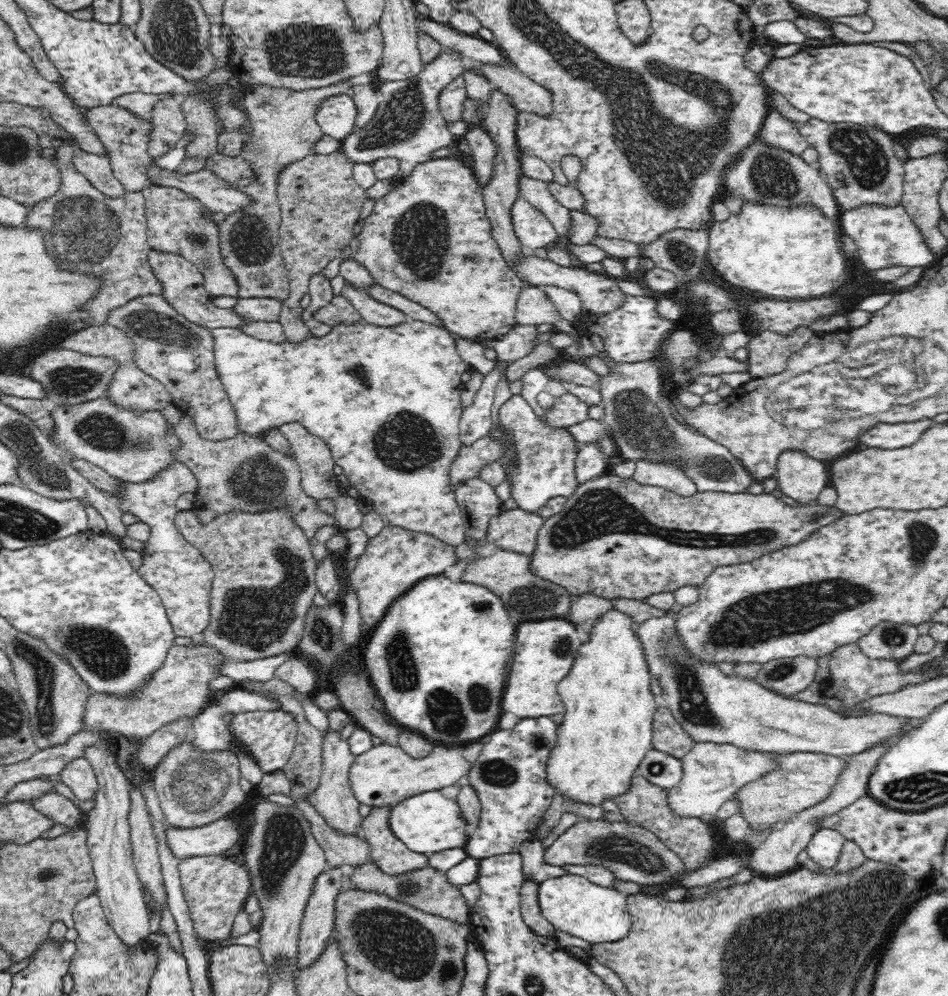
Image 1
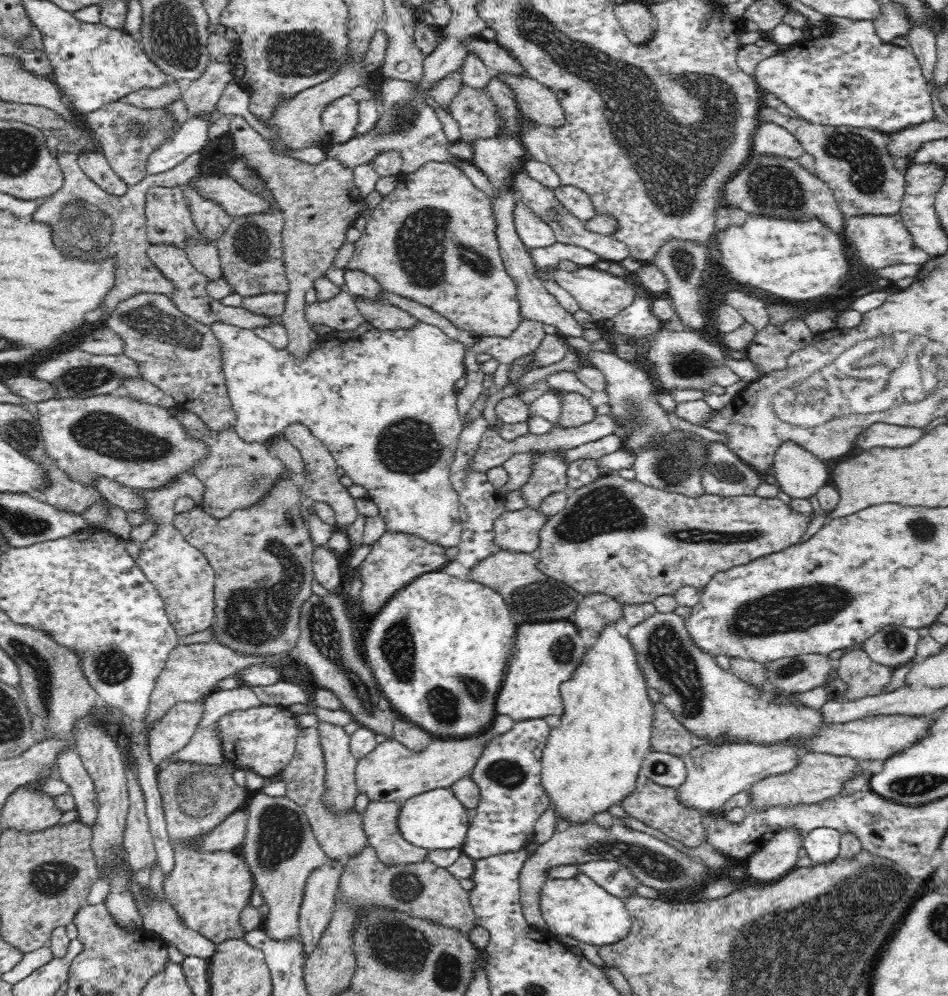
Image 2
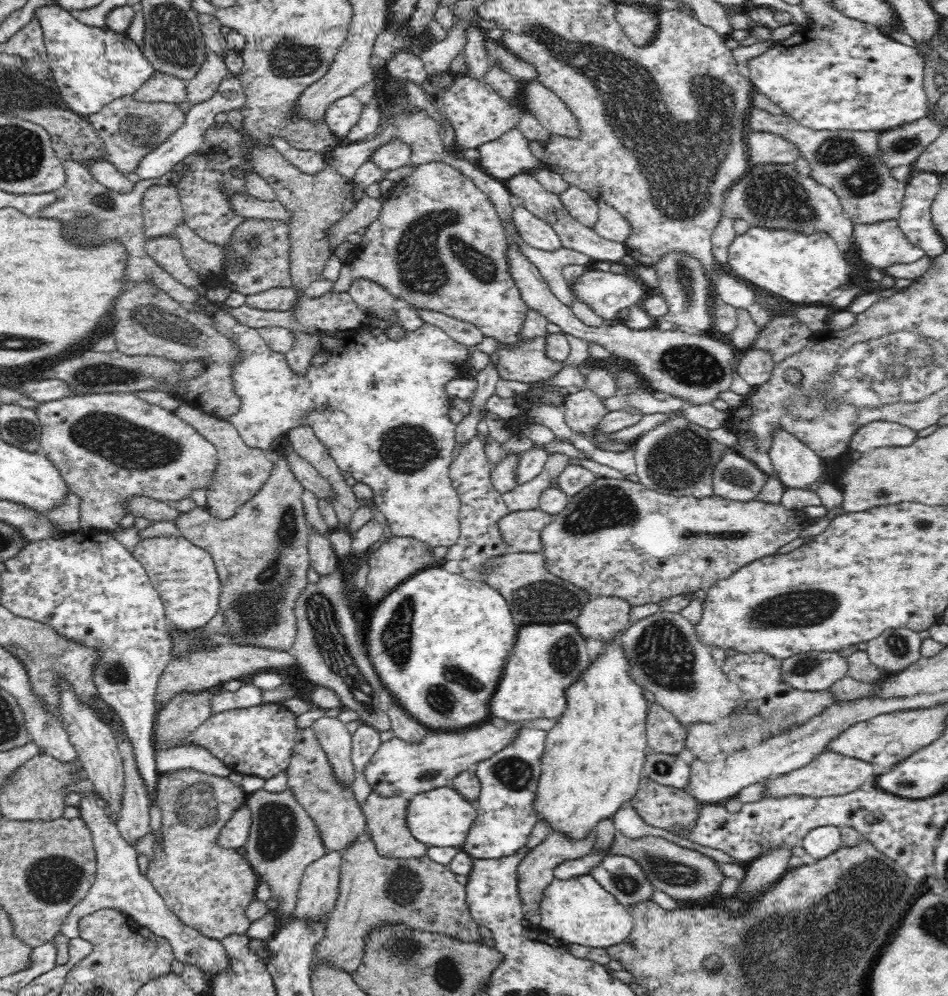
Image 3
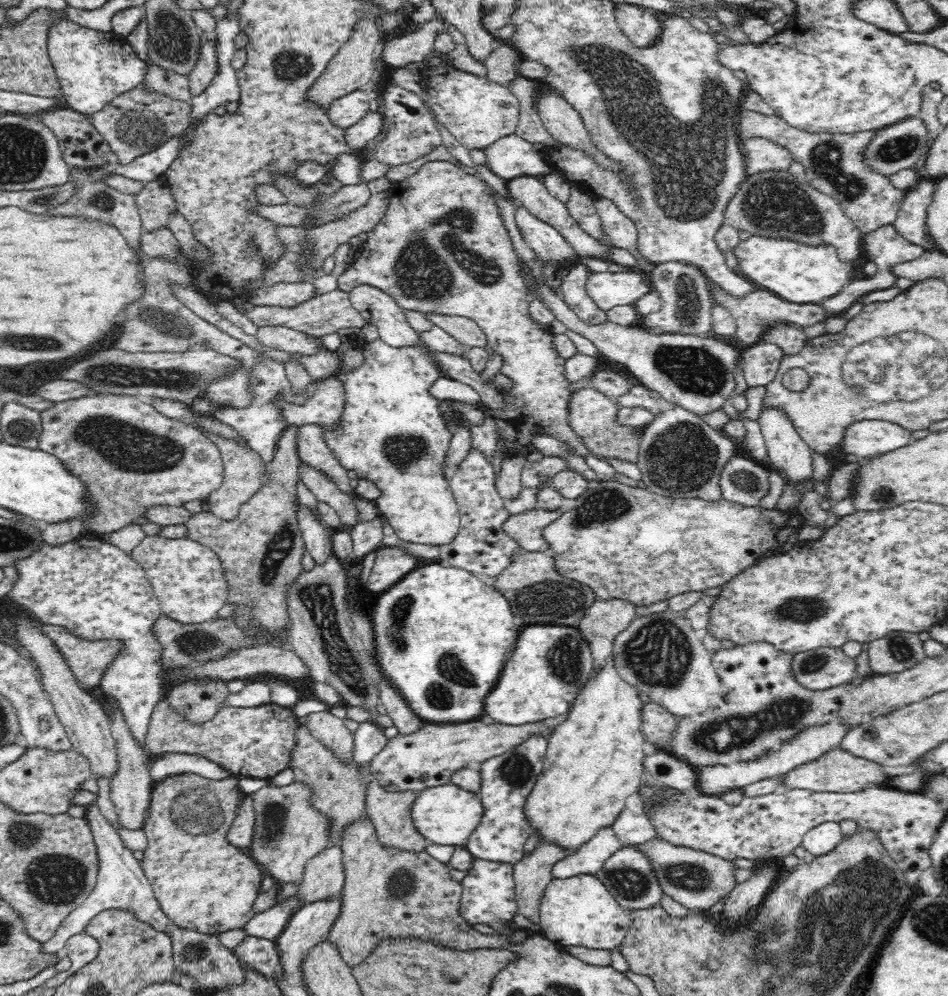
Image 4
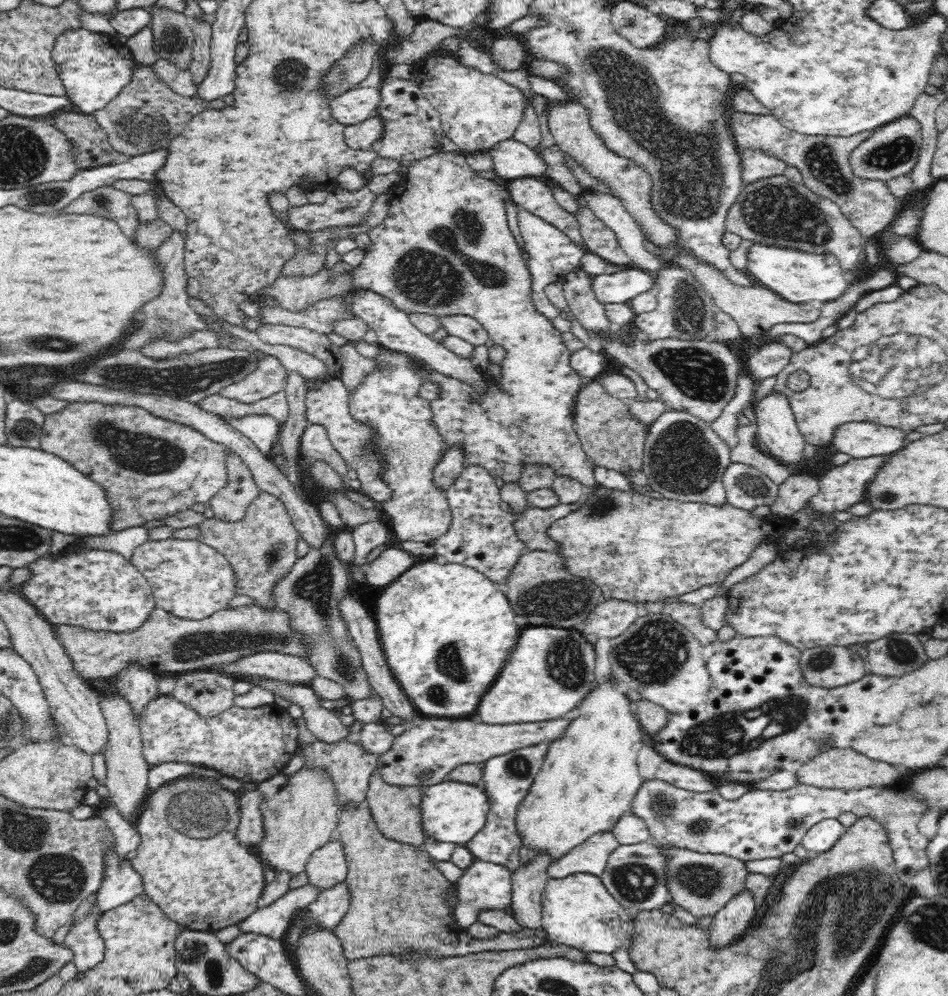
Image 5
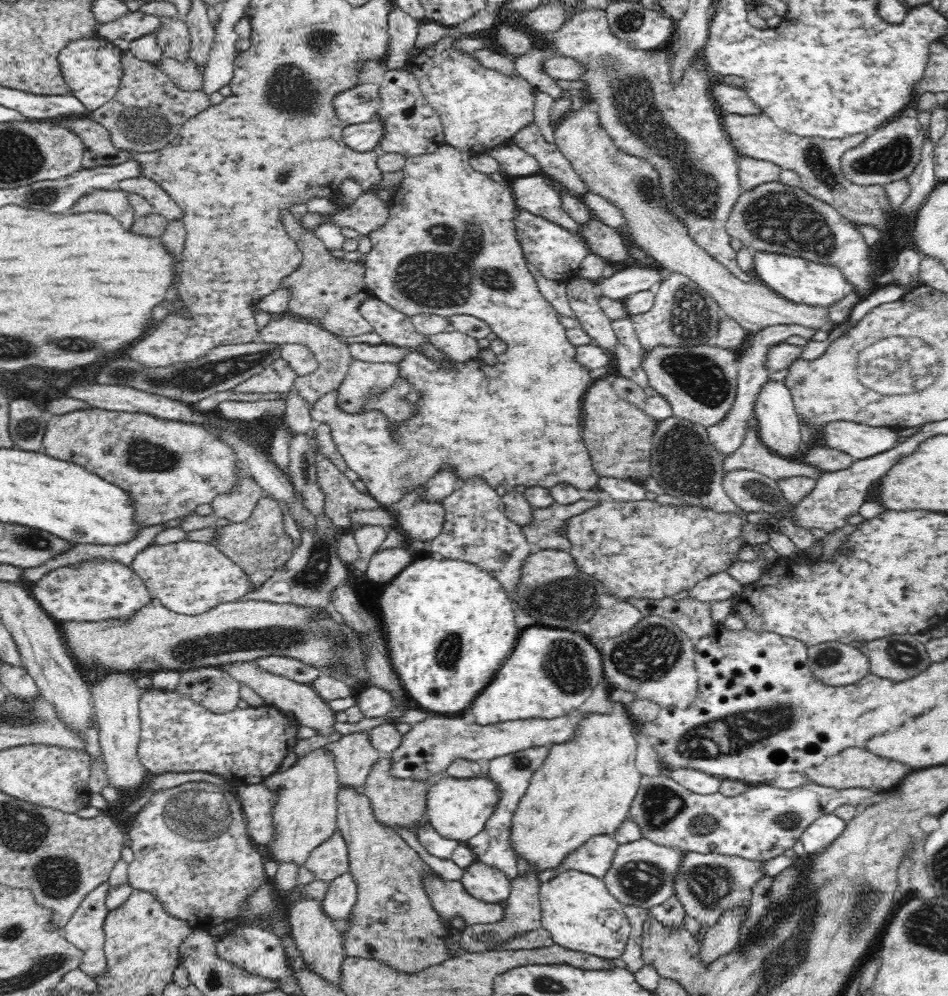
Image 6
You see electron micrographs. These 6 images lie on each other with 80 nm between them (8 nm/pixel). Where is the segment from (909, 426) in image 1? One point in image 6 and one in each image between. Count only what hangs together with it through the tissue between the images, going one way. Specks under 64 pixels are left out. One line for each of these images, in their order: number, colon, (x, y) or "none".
2: (884, 435)
3: (879, 434)
4: (867, 438)
5: (858, 439)
6: (858, 440)

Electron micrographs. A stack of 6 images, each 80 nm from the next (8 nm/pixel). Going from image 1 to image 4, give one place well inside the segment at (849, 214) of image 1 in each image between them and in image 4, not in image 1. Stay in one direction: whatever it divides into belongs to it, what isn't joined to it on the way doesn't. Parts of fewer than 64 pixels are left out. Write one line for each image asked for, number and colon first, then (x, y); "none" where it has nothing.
2: (881, 239)
3: (882, 244)
4: (885, 246)

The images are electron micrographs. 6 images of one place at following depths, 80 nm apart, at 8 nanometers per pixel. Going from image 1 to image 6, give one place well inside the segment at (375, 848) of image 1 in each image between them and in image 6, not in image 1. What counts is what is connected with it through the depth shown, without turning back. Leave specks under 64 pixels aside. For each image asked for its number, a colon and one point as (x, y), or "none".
2: (380, 827)
3: (386, 819)
4: (389, 812)
5: (396, 810)
6: (396, 803)

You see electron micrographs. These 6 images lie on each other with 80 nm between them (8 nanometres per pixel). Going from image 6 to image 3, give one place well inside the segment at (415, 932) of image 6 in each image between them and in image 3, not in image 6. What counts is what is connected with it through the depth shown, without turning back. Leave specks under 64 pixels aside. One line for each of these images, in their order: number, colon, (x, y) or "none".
3: (374, 890)
4: (386, 892)
5: (400, 901)

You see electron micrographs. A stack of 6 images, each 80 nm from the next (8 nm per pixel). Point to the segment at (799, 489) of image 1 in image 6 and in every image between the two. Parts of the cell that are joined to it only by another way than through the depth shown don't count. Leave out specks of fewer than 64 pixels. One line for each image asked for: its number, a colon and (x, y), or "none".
2: (799, 474)
3: (796, 466)
4: (787, 452)
5: (776, 428)
6: (778, 426)

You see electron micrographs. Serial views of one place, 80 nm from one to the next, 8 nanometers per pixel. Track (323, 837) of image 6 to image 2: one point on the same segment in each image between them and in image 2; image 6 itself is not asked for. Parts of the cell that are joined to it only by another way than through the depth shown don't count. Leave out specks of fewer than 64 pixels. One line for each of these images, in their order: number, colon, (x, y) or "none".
2: (280, 848)
3: (283, 840)
4: (288, 832)
5: (299, 812)

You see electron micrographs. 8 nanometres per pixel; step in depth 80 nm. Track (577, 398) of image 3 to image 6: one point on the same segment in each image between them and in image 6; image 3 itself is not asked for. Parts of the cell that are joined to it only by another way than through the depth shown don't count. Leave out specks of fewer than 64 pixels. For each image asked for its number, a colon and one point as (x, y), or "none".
4: (592, 415)
5: (610, 437)
6: (617, 434)

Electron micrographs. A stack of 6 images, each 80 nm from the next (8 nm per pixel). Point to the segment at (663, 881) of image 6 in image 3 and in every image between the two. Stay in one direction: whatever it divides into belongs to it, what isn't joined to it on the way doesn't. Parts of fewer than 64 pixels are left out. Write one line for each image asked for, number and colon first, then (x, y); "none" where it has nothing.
3: (621, 876)
4: (627, 874)
5: (635, 875)

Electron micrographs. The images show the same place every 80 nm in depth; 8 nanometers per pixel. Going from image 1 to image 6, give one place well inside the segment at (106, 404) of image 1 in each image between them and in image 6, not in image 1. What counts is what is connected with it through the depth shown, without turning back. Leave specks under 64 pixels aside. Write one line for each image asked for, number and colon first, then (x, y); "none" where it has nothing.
2: (140, 445)
3: (108, 446)
4: (128, 456)
5: (149, 467)
6: (168, 468)

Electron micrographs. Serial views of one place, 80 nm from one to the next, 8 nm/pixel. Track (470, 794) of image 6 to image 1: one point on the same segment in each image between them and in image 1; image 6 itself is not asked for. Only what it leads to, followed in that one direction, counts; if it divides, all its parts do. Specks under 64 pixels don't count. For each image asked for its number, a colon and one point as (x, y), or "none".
1: (428, 823)
2: (434, 820)
3: (442, 818)
4: (445, 815)
5: (451, 812)

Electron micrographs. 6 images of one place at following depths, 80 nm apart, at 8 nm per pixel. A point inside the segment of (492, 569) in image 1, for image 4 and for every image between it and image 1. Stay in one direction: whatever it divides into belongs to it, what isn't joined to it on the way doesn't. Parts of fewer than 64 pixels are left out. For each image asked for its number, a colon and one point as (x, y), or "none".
2: (535, 597)
3: (538, 597)
4: (544, 597)

